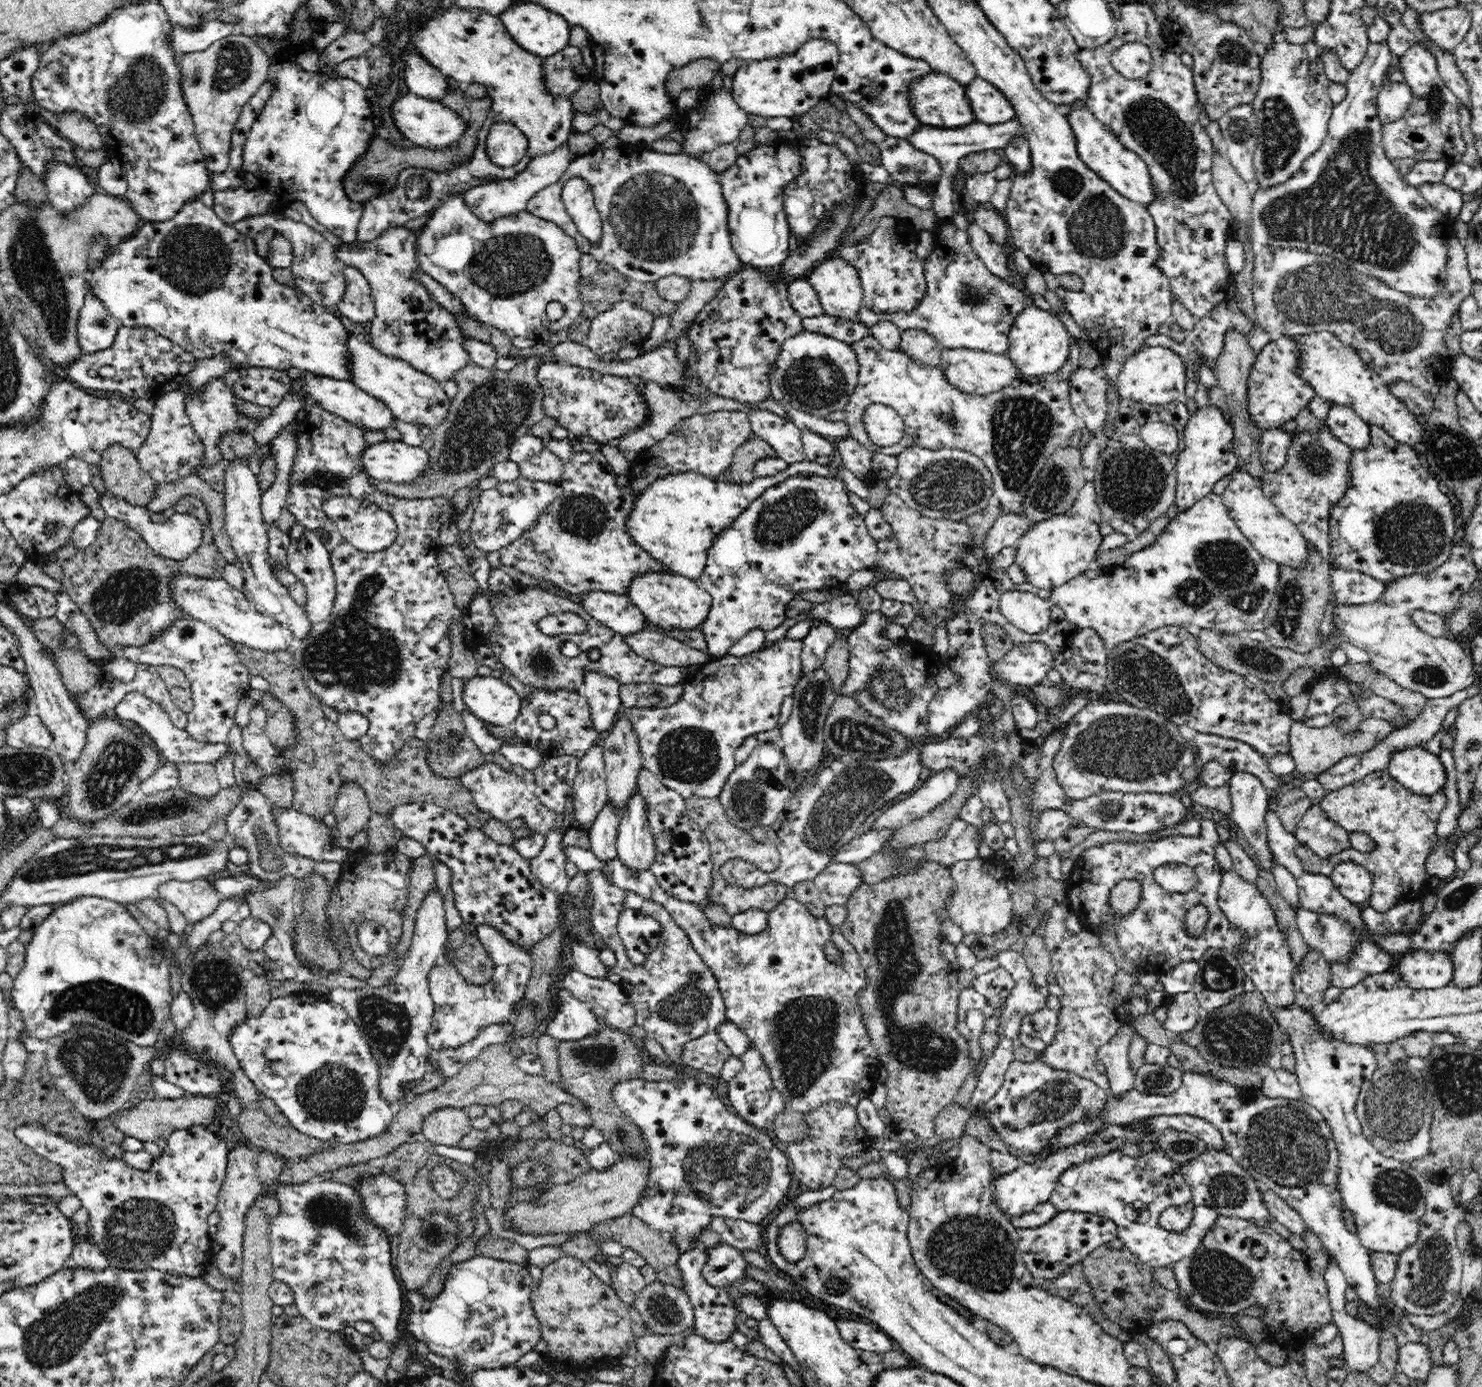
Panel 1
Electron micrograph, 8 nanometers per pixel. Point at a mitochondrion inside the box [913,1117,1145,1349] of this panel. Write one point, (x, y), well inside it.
(974, 1250)

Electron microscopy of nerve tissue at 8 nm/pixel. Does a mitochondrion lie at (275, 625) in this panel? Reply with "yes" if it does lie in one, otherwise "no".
no

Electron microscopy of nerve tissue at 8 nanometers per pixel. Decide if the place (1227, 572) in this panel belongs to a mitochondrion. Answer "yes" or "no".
yes

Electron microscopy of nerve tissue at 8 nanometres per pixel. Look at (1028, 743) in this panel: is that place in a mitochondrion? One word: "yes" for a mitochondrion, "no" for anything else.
no

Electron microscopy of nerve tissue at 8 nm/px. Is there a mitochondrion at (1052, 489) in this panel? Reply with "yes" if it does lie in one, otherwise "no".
yes

